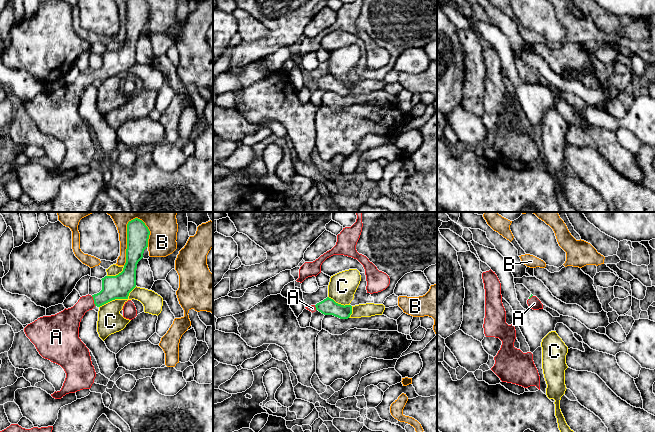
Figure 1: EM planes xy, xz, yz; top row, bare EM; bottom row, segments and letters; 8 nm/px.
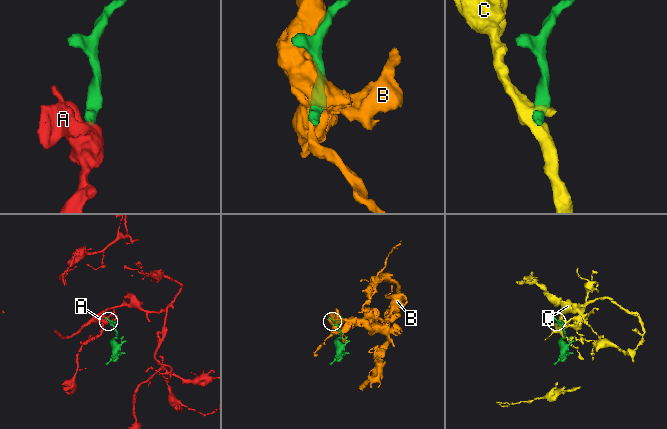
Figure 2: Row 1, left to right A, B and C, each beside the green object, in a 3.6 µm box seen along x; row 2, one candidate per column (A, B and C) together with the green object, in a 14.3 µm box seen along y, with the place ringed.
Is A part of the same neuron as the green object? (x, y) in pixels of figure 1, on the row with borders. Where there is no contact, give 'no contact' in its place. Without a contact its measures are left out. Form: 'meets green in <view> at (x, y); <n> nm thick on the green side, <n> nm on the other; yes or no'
meets green in xy at (94, 301); 190 nm thick on the green side, 180 nm on the other; yes

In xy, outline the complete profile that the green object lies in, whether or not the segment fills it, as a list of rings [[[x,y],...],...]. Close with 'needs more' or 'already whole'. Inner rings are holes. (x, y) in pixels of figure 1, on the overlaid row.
[[[135,218],[129,221],[127,224],[126,263],[123,271],[116,276],[102,278],[102,290],[99,293],[82,296],[73,307],[65,308],[55,315],[40,317],[24,328],[26,336],[35,345],[39,354],[60,365],[66,373],[61,390],[51,394],[53,398],[61,399],[66,394],[90,389],[94,383],[96,372],[92,365],[90,352],[79,338],[81,319],[87,311],[92,310],[95,306],[100,307],[115,299],[128,299],[129,293],[136,287],[137,264],[143,258],[144,250],[148,247],[149,235],[150,231],[142,220]]]; needs more

